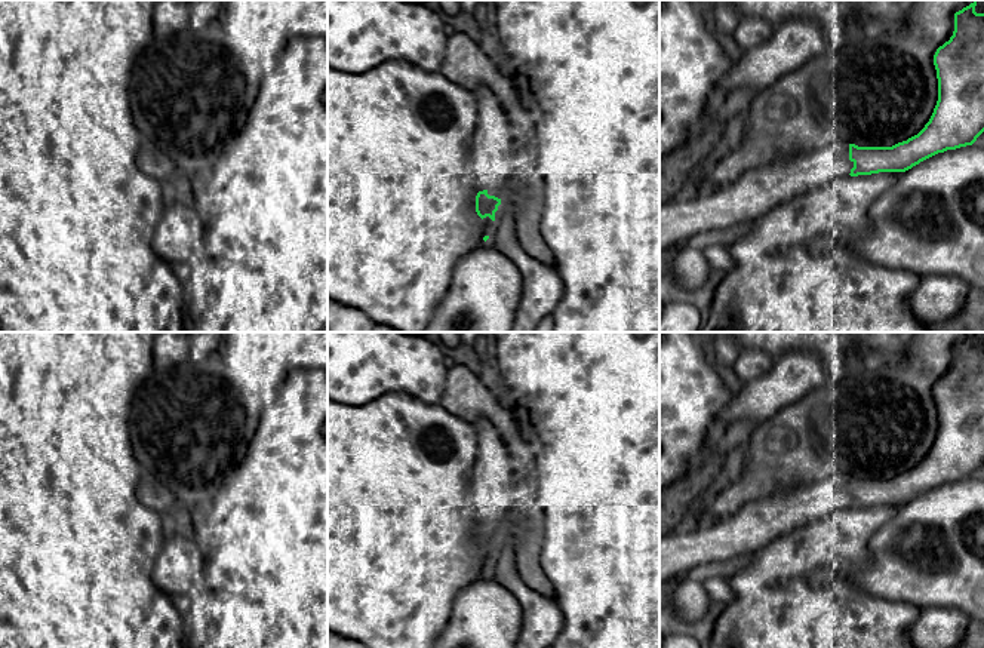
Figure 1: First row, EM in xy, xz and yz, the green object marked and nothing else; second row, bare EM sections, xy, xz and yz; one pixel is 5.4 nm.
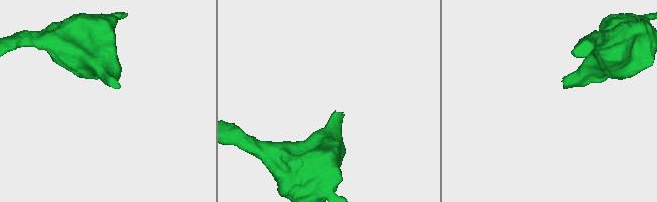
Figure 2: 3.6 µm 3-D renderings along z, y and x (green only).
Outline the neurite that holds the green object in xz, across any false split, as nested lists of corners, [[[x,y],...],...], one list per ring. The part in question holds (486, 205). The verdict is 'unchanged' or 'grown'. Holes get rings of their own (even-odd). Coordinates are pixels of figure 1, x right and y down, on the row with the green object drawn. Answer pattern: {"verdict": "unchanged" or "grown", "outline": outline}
{"verdict": "grown", "outline": [[[485,86],[473,90],[477,99],[477,128],[471,144],[479,193],[476,196],[476,212],[483,219],[495,221],[495,212],[501,199],[489,196],[488,190],[498,185],[496,157],[507,157],[511,151],[510,125],[495,95]]]}

